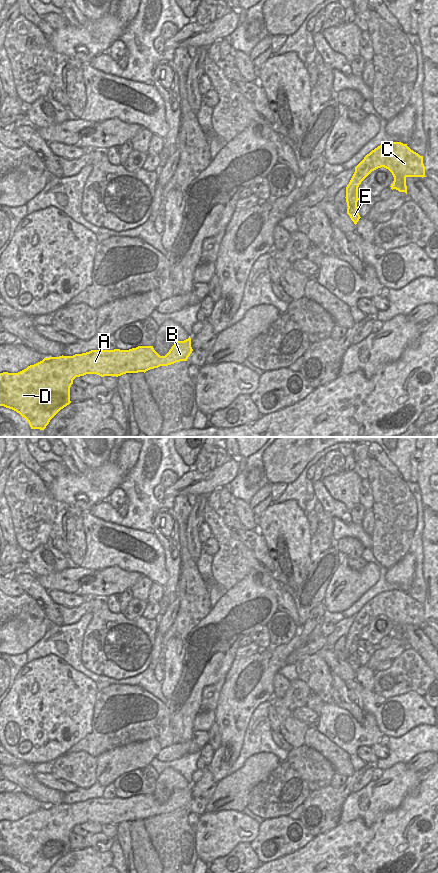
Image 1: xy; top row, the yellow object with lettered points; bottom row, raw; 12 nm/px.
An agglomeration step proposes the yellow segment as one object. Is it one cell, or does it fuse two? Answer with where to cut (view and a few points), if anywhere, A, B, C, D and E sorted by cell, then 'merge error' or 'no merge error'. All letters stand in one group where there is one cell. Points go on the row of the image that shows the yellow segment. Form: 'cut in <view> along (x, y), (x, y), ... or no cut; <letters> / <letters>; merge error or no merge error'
cut in xy along (357, 191), (353, 194), (348, 208); A B C D / E; merge error

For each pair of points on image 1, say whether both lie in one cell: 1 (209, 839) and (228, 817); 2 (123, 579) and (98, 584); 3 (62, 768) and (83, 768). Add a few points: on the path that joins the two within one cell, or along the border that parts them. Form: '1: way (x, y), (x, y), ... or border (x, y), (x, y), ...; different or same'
1: way (214, 834), (226, 822); same
2: way (117, 580), (109, 581), (104, 586); same
3: way (67, 768), (78, 768); same

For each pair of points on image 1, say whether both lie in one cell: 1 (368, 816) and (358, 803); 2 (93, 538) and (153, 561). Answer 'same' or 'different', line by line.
1: same
2: same

